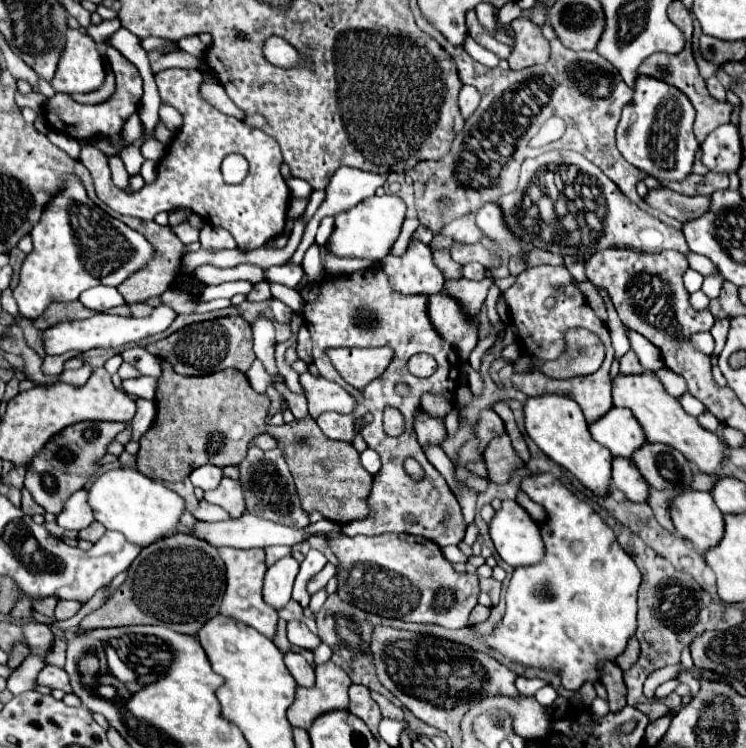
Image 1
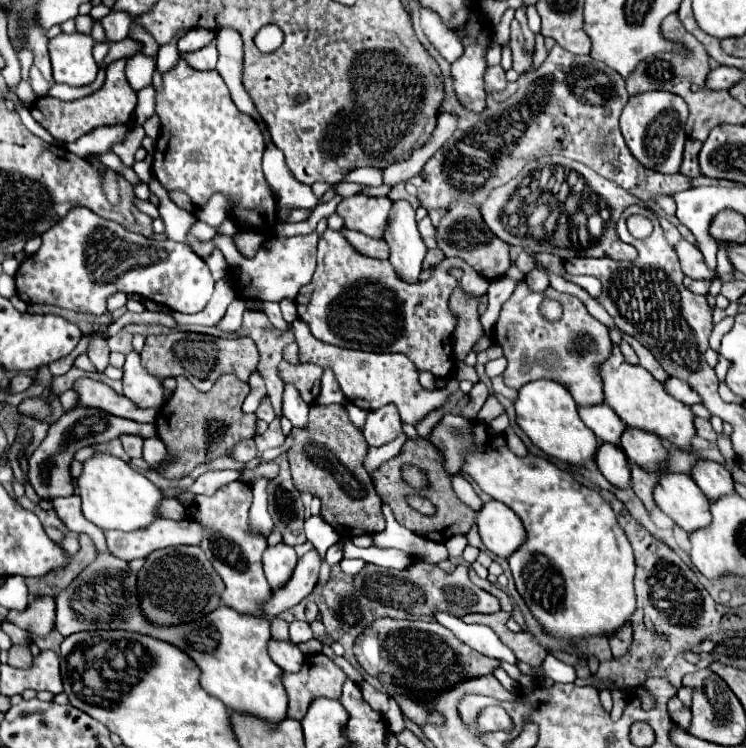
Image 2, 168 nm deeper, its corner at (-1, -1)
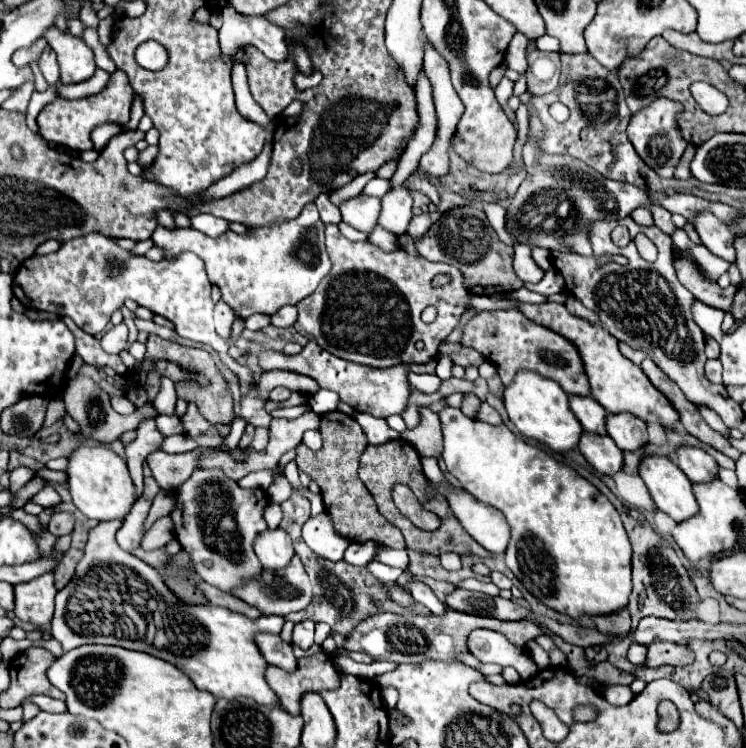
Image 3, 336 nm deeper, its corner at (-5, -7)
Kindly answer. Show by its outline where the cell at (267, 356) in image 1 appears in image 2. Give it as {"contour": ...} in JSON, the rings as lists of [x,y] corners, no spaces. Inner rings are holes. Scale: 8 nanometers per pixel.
{"contour":[[[284,384],[284,416],[294,428],[308,428],[308,404],[292,390],[292,384]]]}

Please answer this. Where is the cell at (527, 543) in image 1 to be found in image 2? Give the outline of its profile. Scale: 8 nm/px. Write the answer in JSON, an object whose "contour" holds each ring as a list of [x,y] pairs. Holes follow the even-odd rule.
{"contour":[[[496,500],[482,504],[476,512],[476,526],[484,546],[496,556],[508,558],[508,554],[512,554],[512,550],[516,550],[516,546],[524,540],[524,526],[520,526],[520,518]]]}

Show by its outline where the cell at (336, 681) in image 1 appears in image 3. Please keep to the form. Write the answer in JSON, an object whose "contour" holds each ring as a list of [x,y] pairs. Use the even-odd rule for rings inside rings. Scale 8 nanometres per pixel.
{"contour":[[[314,654],[298,660],[296,672],[284,672],[282,668],[268,666],[266,680],[278,694],[282,708],[288,714],[300,714],[300,700],[304,692],[322,692],[340,686],[340,672],[326,654]]]}

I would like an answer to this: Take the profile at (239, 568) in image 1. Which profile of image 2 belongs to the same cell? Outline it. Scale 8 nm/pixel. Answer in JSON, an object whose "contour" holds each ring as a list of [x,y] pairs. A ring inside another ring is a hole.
{"contour":[[[230,482],[220,486],[212,496],[196,496],[194,522],[206,530],[204,538],[200,540],[200,548],[226,586],[222,592],[224,604],[242,614],[262,616],[264,612],[260,604],[268,600],[270,594],[270,584],[262,572],[262,552],[268,548],[268,544],[266,538],[260,532],[256,534],[248,524],[250,504],[252,490],[244,482]]]}

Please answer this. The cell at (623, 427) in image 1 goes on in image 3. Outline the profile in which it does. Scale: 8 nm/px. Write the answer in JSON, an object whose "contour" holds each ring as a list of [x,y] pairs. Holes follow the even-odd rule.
{"contour":[[[570,396],[570,410],[576,414],[576,418],[580,420],[580,424],[586,432],[606,436],[606,428],[604,428],[606,412],[604,412],[604,408],[600,408],[600,404],[596,400],[592,400],[590,396],[588,398]]]}

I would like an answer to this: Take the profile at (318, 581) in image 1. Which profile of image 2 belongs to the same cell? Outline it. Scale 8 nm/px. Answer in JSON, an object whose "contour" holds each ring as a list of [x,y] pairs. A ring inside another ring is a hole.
{"contour":[[[312,548],[298,560],[290,580],[282,588],[272,590],[272,596],[262,604],[264,614],[268,618],[274,618],[280,612],[296,606],[300,600],[304,600],[318,582],[318,570],[320,570],[320,554],[316,552],[316,548]]]}

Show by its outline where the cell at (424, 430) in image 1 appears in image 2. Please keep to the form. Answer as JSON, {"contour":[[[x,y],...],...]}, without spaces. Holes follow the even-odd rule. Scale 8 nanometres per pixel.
{"contour":[[[294,320],[292,330],[296,334],[296,342],[300,346],[298,360],[310,362],[320,366],[322,370],[332,370],[336,376],[336,382],[340,384],[340,390],[344,392],[346,400],[362,410],[376,410],[386,404],[394,404],[398,408],[398,414],[402,422],[416,424],[420,422],[430,410],[444,406],[448,396],[458,390],[458,380],[452,378],[446,388],[442,390],[426,390],[418,382],[418,370],[412,364],[412,360],[404,354],[376,354],[376,352],[360,352],[360,350],[348,350],[338,348],[332,344],[324,344],[312,336],[306,322]]]}

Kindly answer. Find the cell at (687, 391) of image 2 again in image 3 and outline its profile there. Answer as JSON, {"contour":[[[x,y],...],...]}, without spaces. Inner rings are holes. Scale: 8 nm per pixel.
{"contour":[[[698,406],[698,412],[702,414],[702,418],[708,422],[708,426],[710,426],[712,430],[720,432],[722,436],[728,436],[728,434],[730,434],[730,432],[728,432],[728,428],[724,426],[724,422],[720,420],[720,416],[718,416],[714,410],[710,410],[708,406]]]}

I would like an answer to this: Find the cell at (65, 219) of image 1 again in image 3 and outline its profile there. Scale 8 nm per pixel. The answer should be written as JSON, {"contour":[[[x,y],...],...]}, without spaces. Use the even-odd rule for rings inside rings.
{"contour":[[[90,232],[88,236],[78,236],[62,242],[60,250],[54,254],[32,256],[24,260],[14,278],[14,296],[26,308],[46,310],[60,316],[66,312],[66,316],[70,316],[76,326],[92,336],[106,330],[112,312],[118,310],[124,300],[132,298],[150,312],[168,318],[174,324],[176,334],[210,344],[216,352],[220,352],[224,364],[240,376],[240,392],[244,396],[250,384],[250,370],[238,366],[226,354],[238,338],[222,338],[216,334],[212,320],[214,302],[210,292],[212,284],[204,270],[204,262],[196,254],[182,252],[172,260],[164,258],[160,262],[154,262],[146,256],[124,250],[116,244],[114,238],[100,232]]]}

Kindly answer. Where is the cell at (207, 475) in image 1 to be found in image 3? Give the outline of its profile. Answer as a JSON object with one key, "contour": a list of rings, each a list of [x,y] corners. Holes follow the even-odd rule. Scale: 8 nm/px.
{"contour":[[[270,470],[252,472],[252,474],[244,476],[240,480],[240,484],[242,484],[242,488],[264,488],[266,490],[272,484],[272,474],[270,474]]]}

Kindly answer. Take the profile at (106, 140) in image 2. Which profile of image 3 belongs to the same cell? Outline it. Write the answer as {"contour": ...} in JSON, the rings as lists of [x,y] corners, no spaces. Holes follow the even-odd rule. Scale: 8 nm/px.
{"contour":[[[114,123],[102,124],[102,126],[94,128],[94,132],[91,134],[92,142],[94,142],[94,150],[100,152],[100,150],[108,144],[108,140],[110,140],[112,136],[120,134],[120,132],[122,132],[122,126]]]}

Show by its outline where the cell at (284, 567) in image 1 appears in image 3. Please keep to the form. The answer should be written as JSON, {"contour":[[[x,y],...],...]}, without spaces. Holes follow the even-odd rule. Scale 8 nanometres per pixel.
{"contour":[[[280,528],[262,532],[254,542],[254,552],[256,552],[258,560],[262,562],[262,566],[266,570],[274,570],[274,572],[288,566],[294,556],[292,540]]]}

